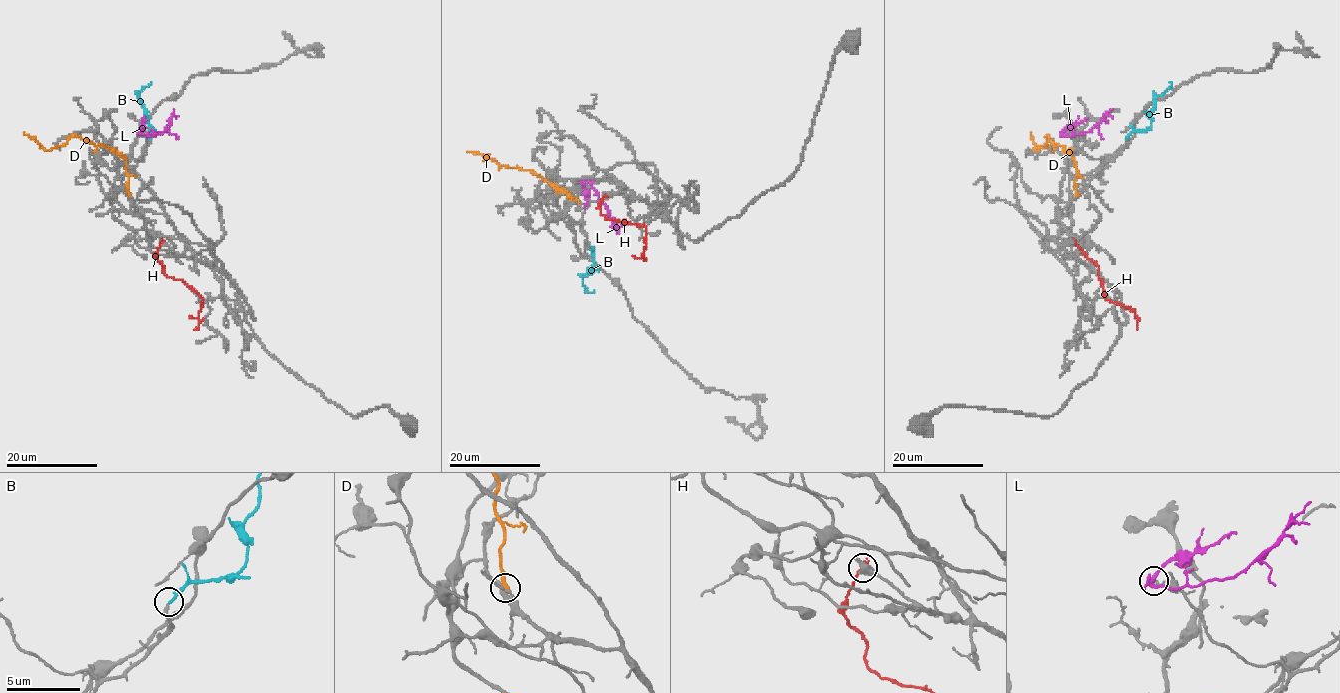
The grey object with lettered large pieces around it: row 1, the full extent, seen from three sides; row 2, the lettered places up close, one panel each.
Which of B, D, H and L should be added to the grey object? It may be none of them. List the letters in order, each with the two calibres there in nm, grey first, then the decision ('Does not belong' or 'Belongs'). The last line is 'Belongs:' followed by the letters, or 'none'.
B: Thickness 190 nm (grey) against 220 nm. Belongs
D: Thickness 320 nm (grey) against 400 nm. Does not belong
H: Thickness 650 nm (grey) against 190 nm. Does not belong
L: Thickness 170 nm (grey) against 300 nm. Does not belong
Belongs: B

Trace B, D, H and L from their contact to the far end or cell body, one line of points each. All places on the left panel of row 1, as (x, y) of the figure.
B: (149, 137), (151, 129), (139, 94), (151, 81)
D: (129, 195), (126, 162), (121, 154), (76, 136), (44, 149), (23, 132)
H: (161, 242), (156, 257), (163, 265), (163, 272), (182, 279), (204, 300), (198, 317), (200, 322), (194, 330)
L: (139, 133), (163, 132), (173, 108)

